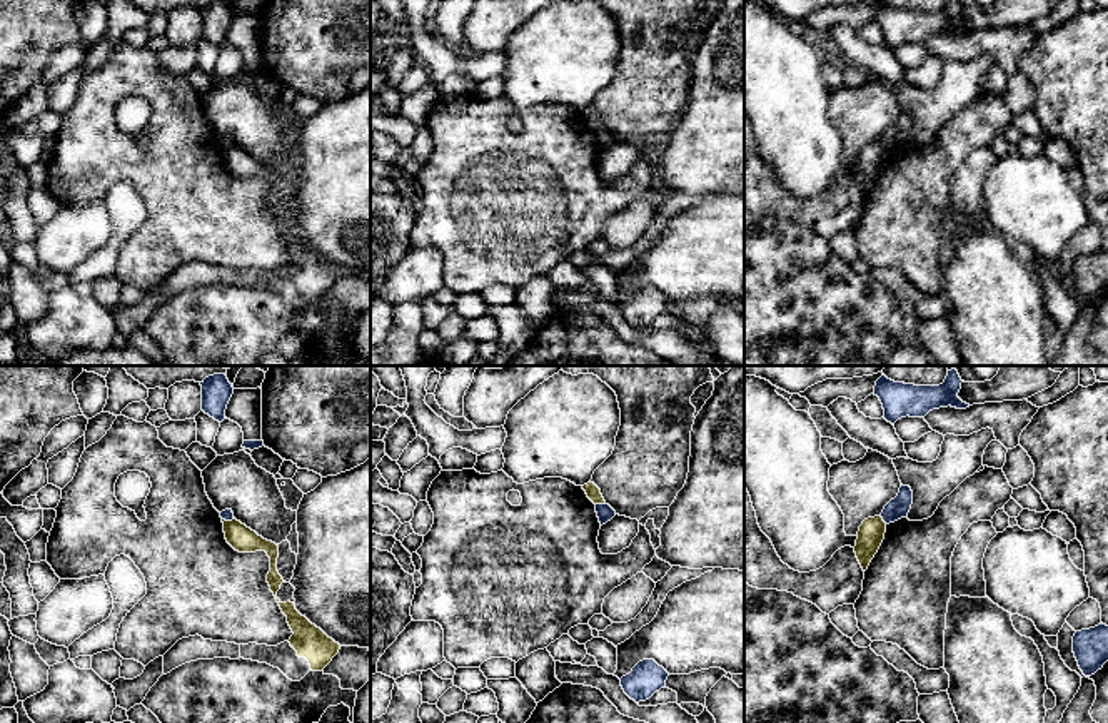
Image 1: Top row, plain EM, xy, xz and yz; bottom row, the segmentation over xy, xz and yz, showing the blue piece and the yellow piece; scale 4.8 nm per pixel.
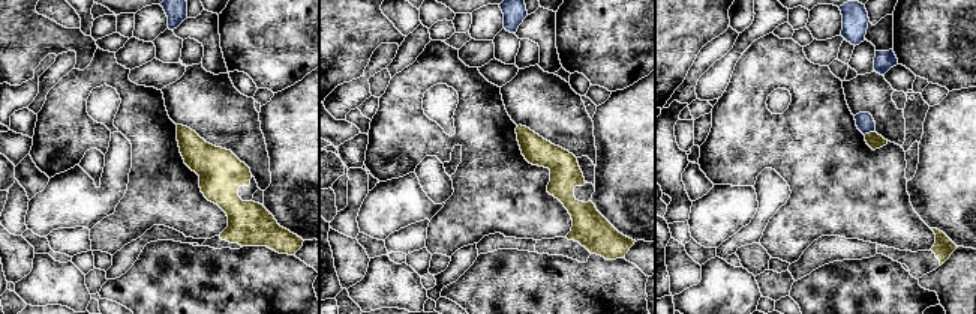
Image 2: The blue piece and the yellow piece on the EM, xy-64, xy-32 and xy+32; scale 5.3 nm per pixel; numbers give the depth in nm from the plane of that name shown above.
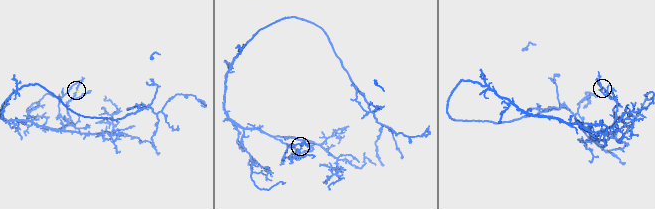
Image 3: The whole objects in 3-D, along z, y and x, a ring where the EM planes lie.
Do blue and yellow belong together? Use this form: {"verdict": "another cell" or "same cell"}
{"verdict": "another cell"}

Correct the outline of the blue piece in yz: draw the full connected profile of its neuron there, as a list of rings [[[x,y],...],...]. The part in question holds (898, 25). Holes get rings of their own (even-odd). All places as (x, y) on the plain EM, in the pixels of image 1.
[[[948,0],[939,12],[914,12],[894,8],[881,2],[874,12],[874,22],[879,23],[884,45],[894,50],[901,43],[924,43],[929,37],[939,33],[966,35],[970,30],[958,23],[961,15],[959,0]]]

